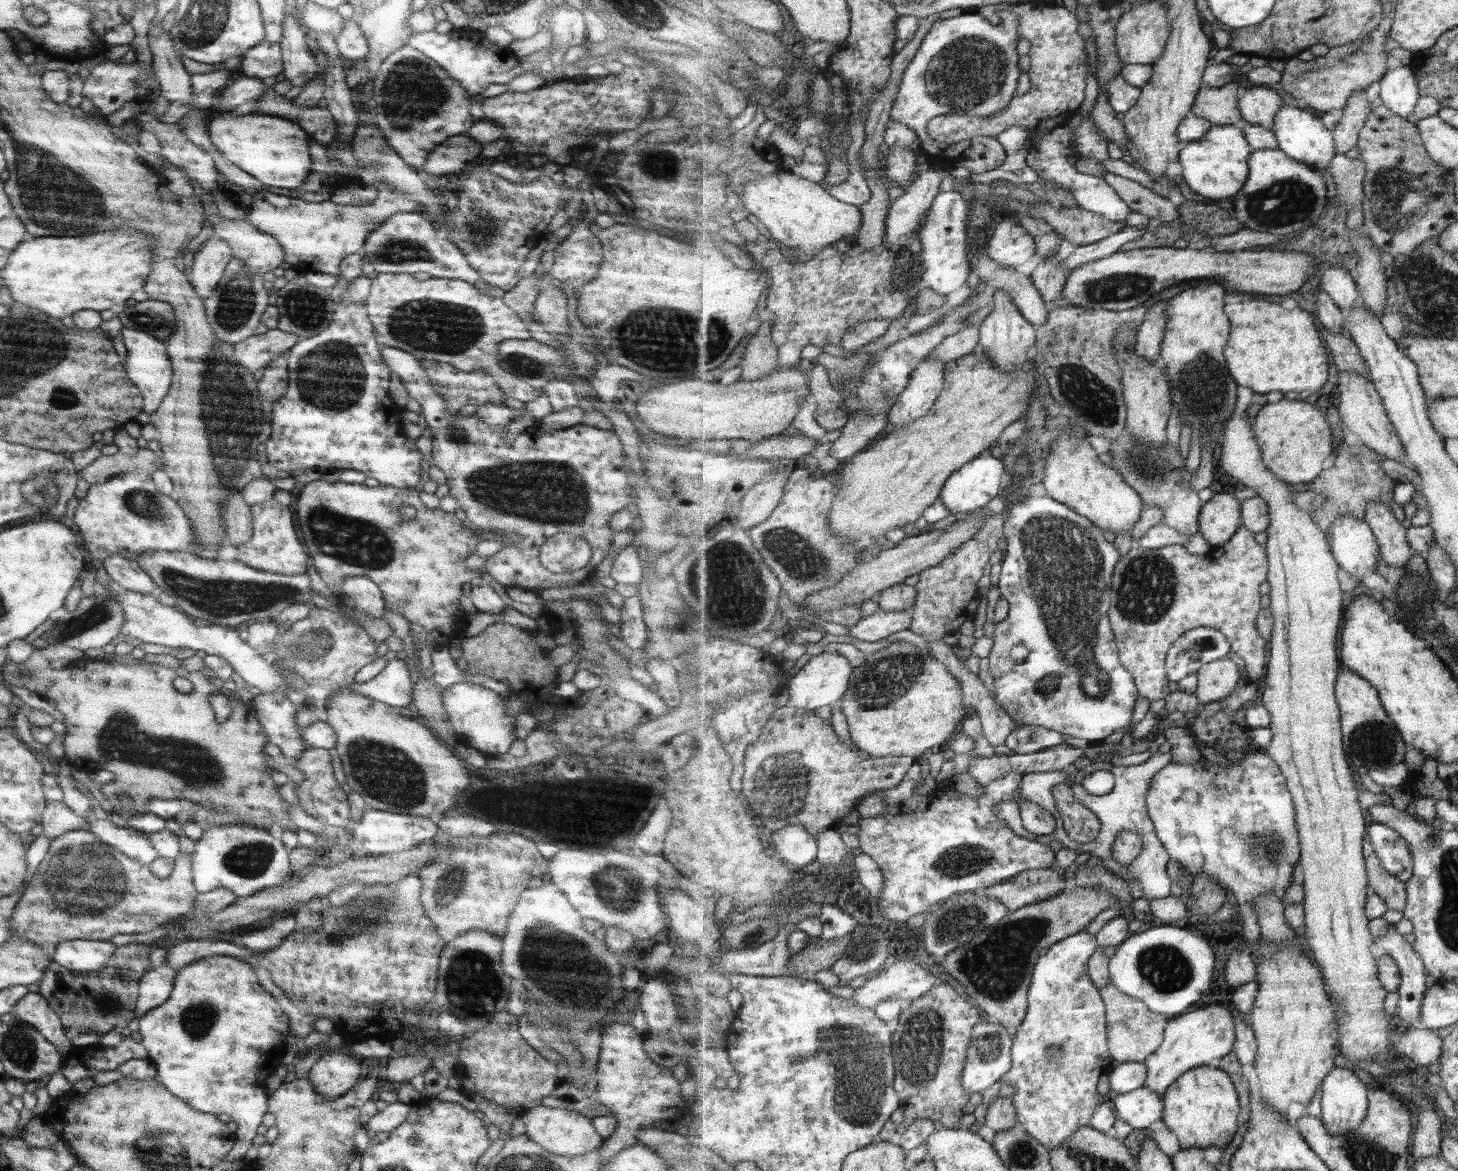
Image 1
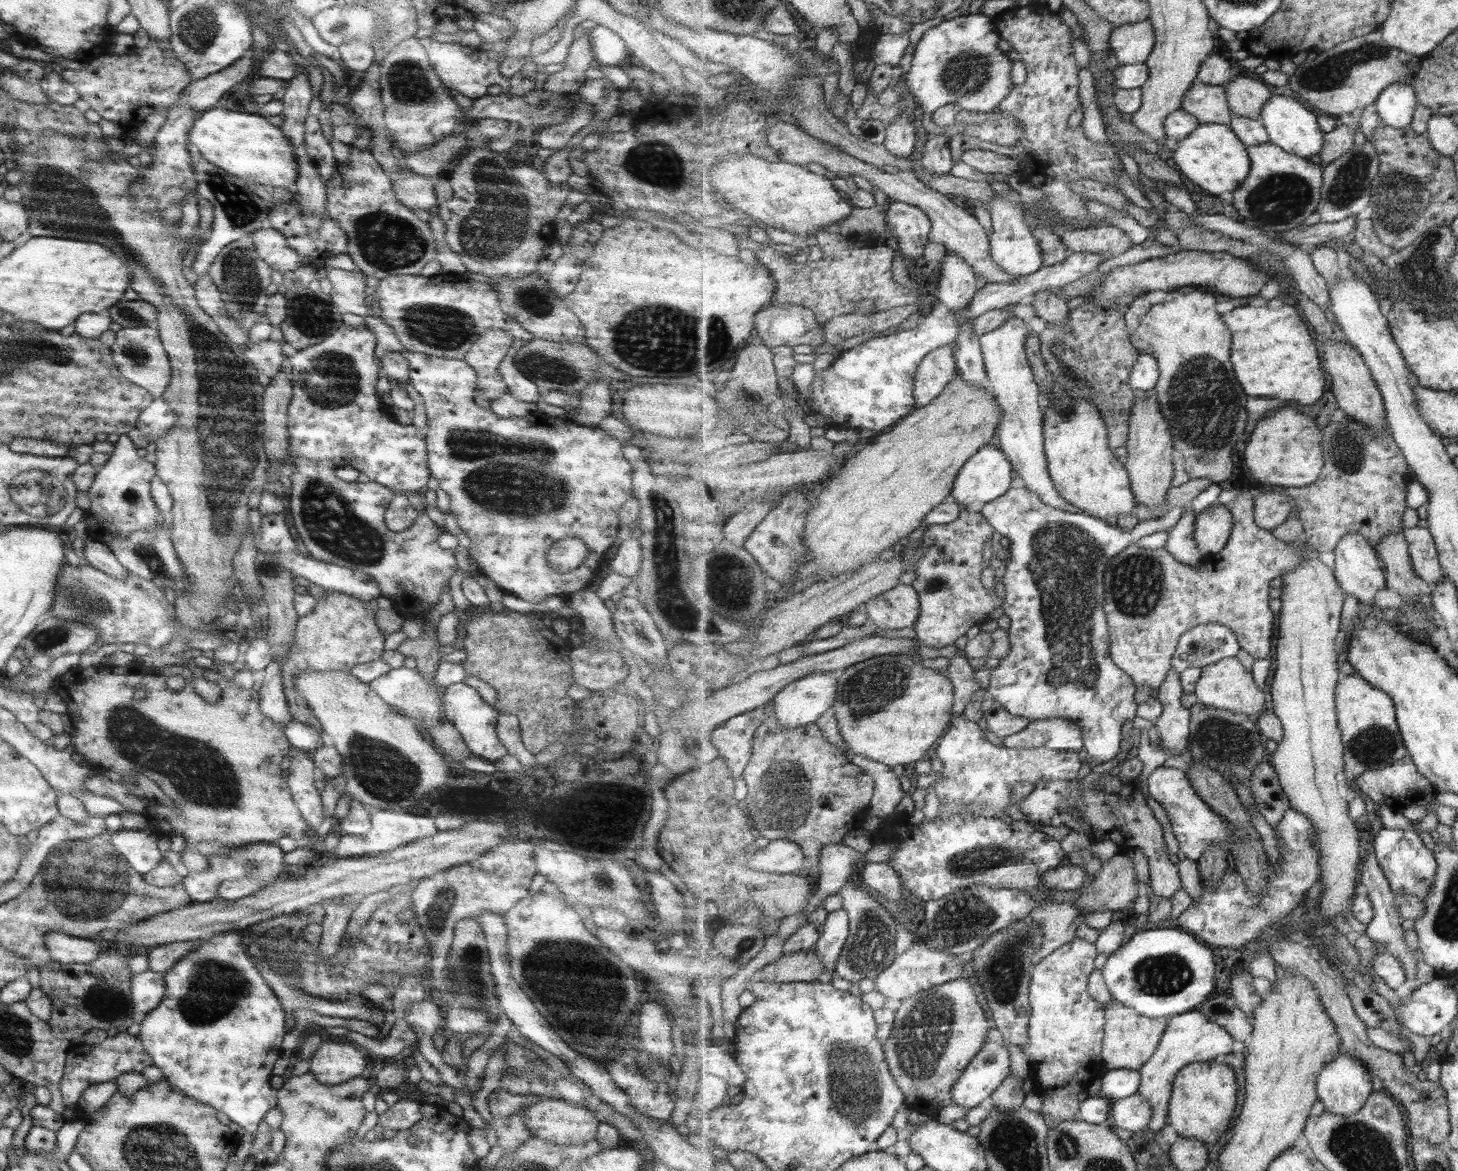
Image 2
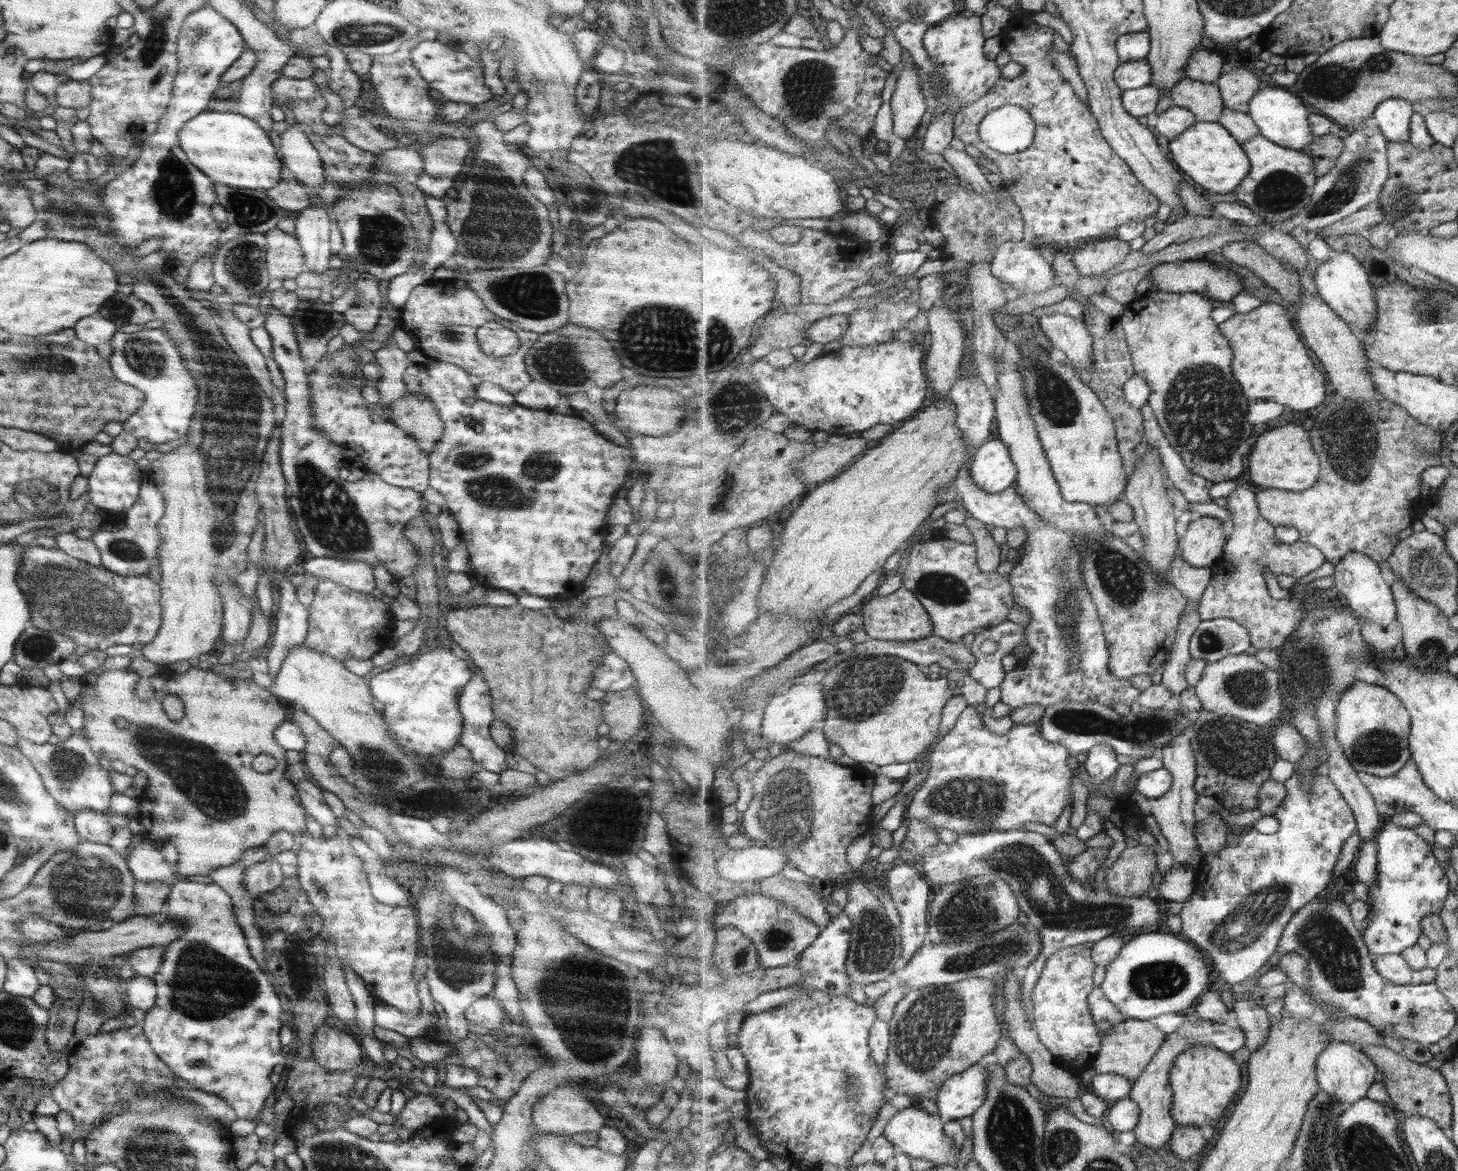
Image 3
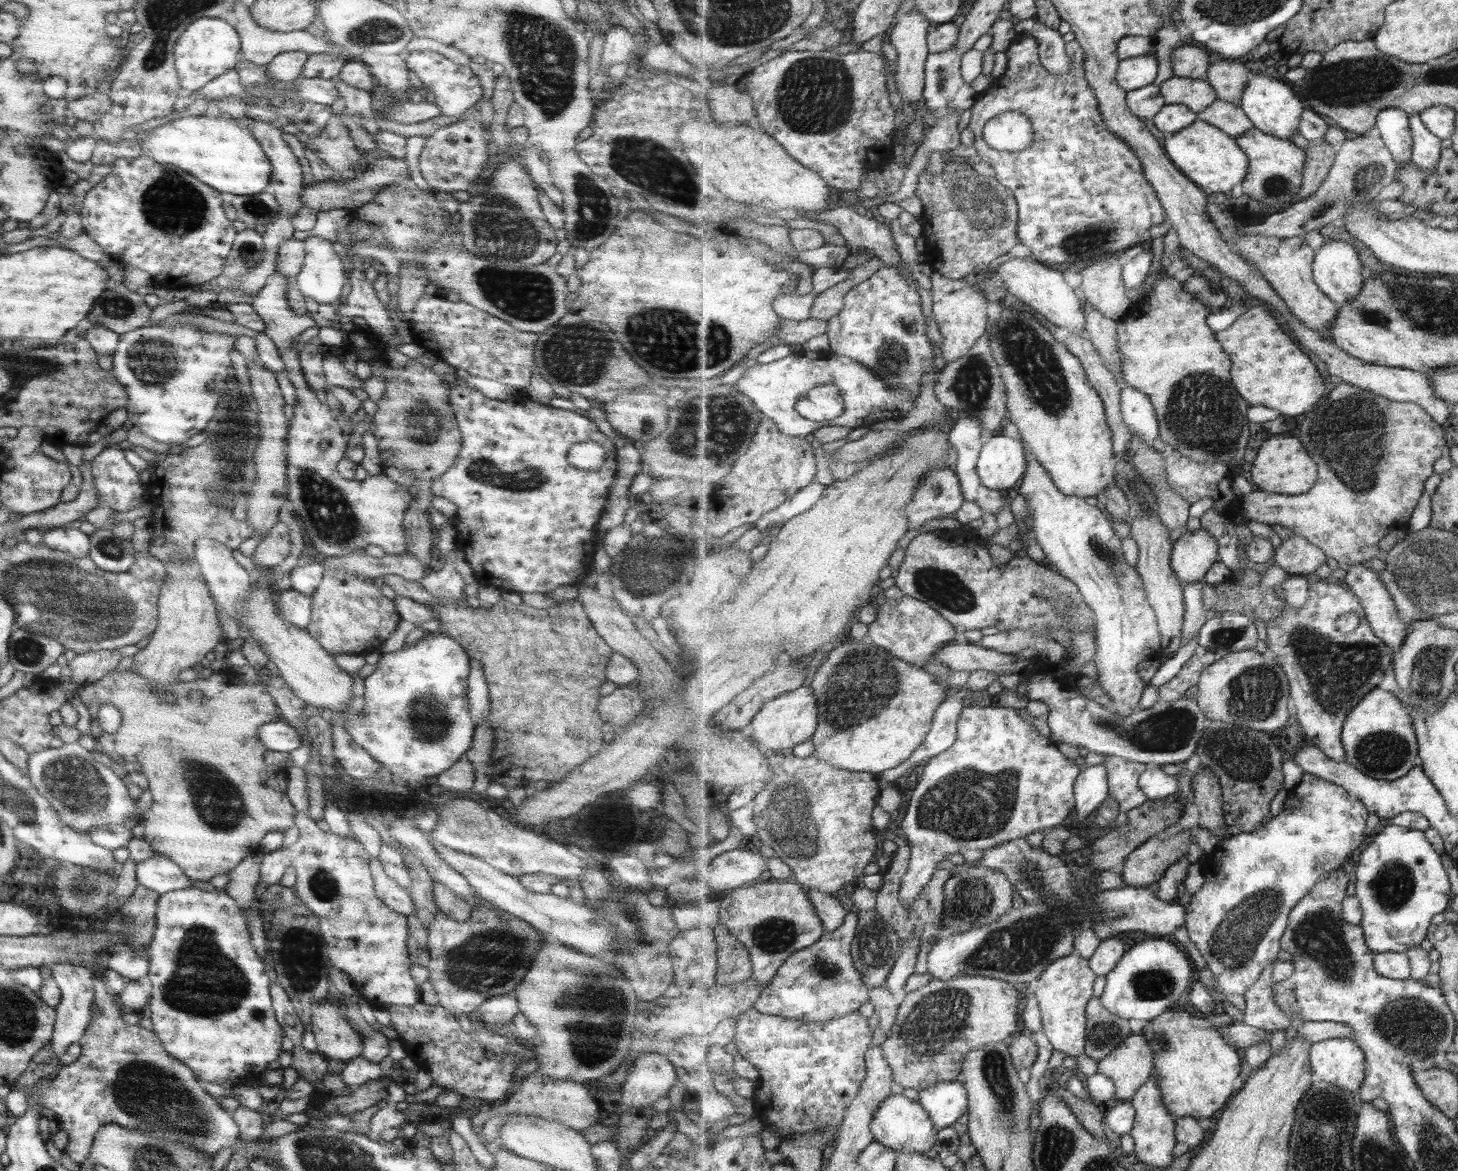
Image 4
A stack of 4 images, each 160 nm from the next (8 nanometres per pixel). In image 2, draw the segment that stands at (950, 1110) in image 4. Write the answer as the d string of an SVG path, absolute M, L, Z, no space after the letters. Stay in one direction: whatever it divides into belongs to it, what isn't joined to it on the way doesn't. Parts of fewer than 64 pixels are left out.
M987 1038L983 1048L963 1071L952 1090L954 1104L975 1108L990 1096L1011 1074L1011 1053L1007 1041L993 1042Z

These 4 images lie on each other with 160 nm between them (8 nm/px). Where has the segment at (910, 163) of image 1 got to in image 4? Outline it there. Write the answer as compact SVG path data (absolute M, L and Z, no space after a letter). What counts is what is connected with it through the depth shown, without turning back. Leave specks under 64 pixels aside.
M913 8L907 14L901 14L895 26L889 30L886 39L889 40L898 52L897 68L895 69L895 83L903 101L908 100L911 107L916 108L917 102L924 98L926 85L926 62L930 56L928 50L928 30L933 25L924 14Z

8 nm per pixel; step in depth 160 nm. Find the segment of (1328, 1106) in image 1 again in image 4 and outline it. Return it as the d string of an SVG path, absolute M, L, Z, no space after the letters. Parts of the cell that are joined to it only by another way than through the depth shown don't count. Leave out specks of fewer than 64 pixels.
M1333 1038L1311 1047L1310 1063L1314 1072L1325 1082L1359 1091L1368 1073L1366 1052L1352 1038Z

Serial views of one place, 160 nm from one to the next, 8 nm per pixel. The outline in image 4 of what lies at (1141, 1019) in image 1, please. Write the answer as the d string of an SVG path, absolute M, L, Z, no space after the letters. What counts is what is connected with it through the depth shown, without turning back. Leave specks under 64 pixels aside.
M1143 1033L1131 1034L1109 1056L1098 1062L1097 1072L1115 1081L1118 1102L1130 1101L1139 1088L1155 1074L1155 1060L1156 1054L1148 1038Z

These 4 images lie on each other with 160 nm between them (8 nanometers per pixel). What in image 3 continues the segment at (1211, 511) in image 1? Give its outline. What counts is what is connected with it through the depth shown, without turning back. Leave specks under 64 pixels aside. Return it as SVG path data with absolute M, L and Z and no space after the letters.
M1195 516L1180 538L1179 556L1199 568L1212 567L1221 560L1227 534L1223 520L1211 516Z

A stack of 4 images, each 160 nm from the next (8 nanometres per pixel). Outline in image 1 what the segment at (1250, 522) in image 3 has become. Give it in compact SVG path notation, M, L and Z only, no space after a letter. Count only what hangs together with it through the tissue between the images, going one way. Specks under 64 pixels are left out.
M1242 525L1238 530L1238 533L1235 534L1235 537L1227 542L1227 545L1223 547L1214 548L1211 551L1205 553L1204 555L1191 554L1185 546L1175 545L1166 548L1133 548L1131 549L1119 562L1116 566L1114 577L1113 577L1113 606L1109 610L1109 618L1111 621L1114 633L1118 641L1118 647L1120 650L1120 658L1122 659L1123 664L1132 672L1134 675L1135 684L1138 686L1140 696L1143 696L1150 700L1150 702L1155 702L1155 700L1166 699L1173 691L1171 687L1171 681L1168 672L1166 669L1166 661L1168 658L1169 649L1173 646L1173 643L1179 638L1182 637L1188 630L1193 630L1194 628L1207 627L1207 628L1216 628L1220 630L1227 636L1229 642L1231 643L1231 648L1234 653L1241 656L1242 660L1246 664L1246 672L1250 675L1253 681L1257 682L1261 676L1266 675L1266 668L1268 665L1268 656L1267 656L1267 646L1269 641L1265 640L1257 630L1256 620L1261 612L1261 592L1259 592L1259 586L1263 584L1268 579L1268 574L1270 570L1270 565L1268 562L1267 546L1259 544L1255 540L1255 533L1251 532L1247 527Z

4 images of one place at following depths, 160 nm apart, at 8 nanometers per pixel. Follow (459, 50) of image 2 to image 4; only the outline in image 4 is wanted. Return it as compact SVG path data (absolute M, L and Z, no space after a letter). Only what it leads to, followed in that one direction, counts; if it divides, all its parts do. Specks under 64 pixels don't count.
M411 51L404 54L404 62L406 68L419 78L422 86L431 90L435 106L439 109L441 116L461 115L481 101L481 86L467 65L453 64L433 51Z

